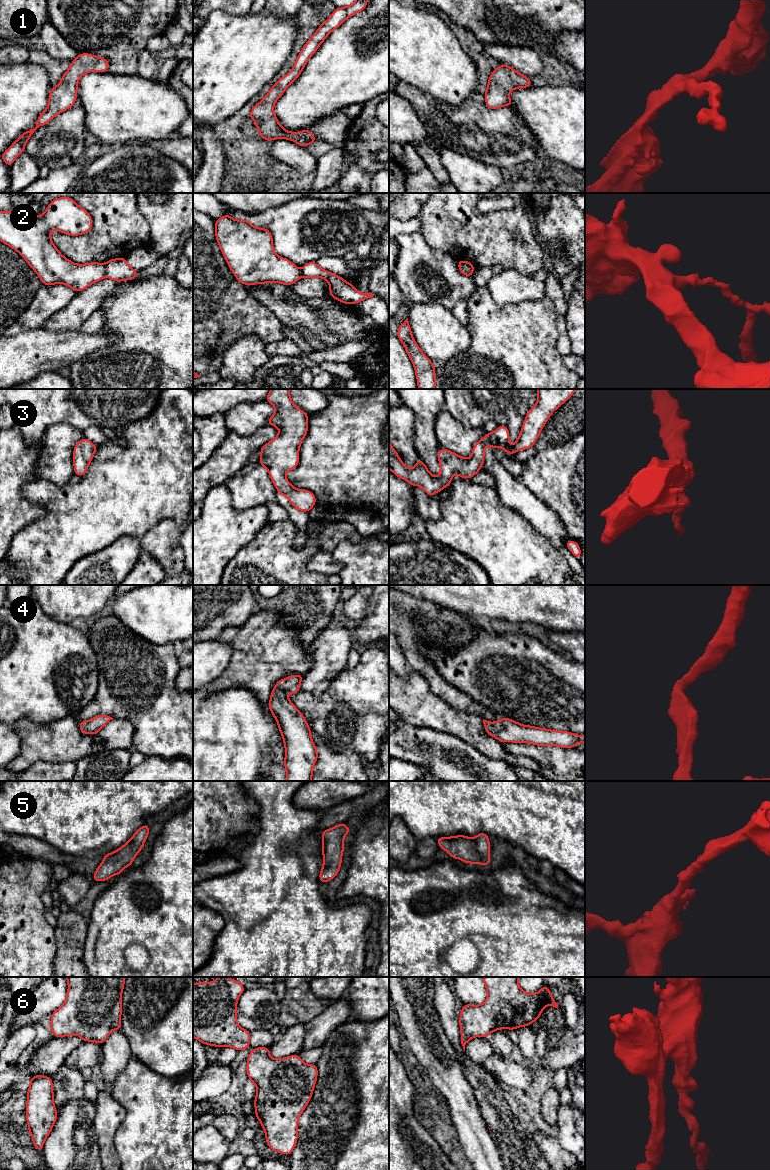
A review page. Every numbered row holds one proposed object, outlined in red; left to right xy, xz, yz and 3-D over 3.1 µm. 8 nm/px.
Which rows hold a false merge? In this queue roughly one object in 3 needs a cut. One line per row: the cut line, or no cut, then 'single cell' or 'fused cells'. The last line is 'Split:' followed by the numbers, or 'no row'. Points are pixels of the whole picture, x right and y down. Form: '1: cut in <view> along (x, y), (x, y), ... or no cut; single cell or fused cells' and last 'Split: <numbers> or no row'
1: no cut; single cell
2: cut in xy along (104, 264), (106, 275); fused cells
3: no cut; single cell
4: no cut; single cell
5: no cut; single cell
6: no cut; single cell
Split: 2

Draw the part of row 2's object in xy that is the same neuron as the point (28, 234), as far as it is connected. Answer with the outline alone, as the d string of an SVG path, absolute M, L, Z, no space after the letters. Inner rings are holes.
M70 197L53 199L42 216L15 209L0 211L0 241L17 251L35 271L42 284L62 283L83 291L106 276L105 264L76 264L64 257L51 239L51 230L78 236L88 233L93 220Z

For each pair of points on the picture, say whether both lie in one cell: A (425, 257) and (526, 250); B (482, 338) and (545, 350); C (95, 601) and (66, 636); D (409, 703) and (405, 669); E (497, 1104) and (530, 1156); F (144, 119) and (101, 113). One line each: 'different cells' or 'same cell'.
A: different cells
B: same cell
C: different cells
D: different cells
E: same cell
F: same cell

